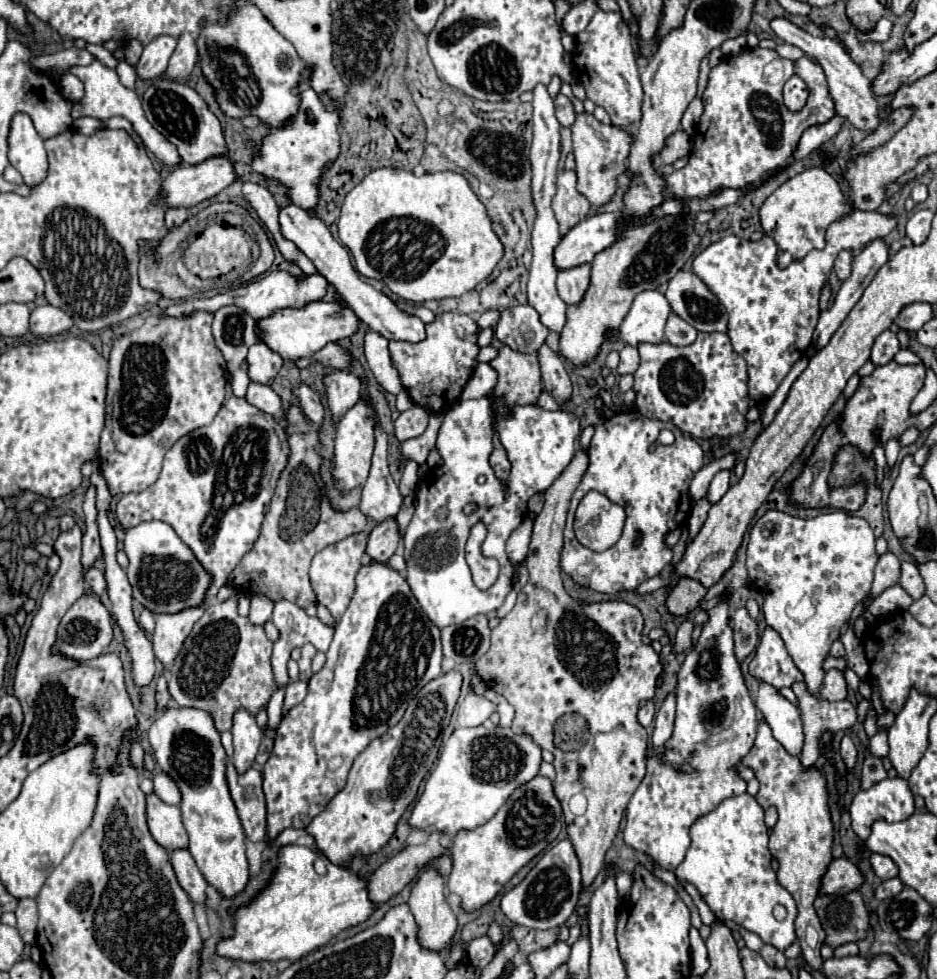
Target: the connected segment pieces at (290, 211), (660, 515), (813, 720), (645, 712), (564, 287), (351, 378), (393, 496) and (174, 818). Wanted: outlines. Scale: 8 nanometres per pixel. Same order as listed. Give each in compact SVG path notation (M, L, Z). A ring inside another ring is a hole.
M289 203L279 211L279 223L281 223L283 237L291 239L299 247L299 251L305 253L315 263L317 271L327 279L329 285L333 285L341 293L341 297L347 301L347 305L355 311L355 315L365 325L385 335L385 339L397 339L397 341L409 341L409 343L417 343L425 339L425 323L415 315L401 311L383 291L375 289L369 281L361 279L351 265L347 249L333 239L327 225L319 217L311 217L307 215L307 211L301 211L299 207L293 207L293 203Z
M629 409L629 411L621 411L615 413L613 417L601 421L595 427L595 435L591 439L589 445L589 469L583 475L583 483L577 487L577 491L573 493L571 499L571 507L567 513L567 525L565 525L565 545L563 545L563 555L561 555L561 569L579 585L589 587L593 591L601 591L607 595L615 595L615 593L623 593L623 591L633 591L639 583L659 575L663 571L663 567L667 567L671 563L673 551L665 545L665 537L669 531L681 527L687 523L689 519L689 511L691 511L691 495L689 495L689 483L695 477L695 473L703 467L703 449L699 447L699 443L691 437L683 437L683 433L671 425L671 423L663 423L657 419L649 419L645 415L641 415L637 409ZM661 429L669 429L675 433L675 443L673 445L657 445L657 451L649 451L649 445L657 441L657 435ZM589 491L599 491L605 497L609 497L609 501L621 505L627 511L627 521L623 527L623 535L621 539L607 551L603 553L595 553L587 547L583 547L577 541L573 529L575 512L579 501L583 499L583 495L587 495Z
M793 683L793 693L797 695L797 707L803 721L805 745L801 751L801 763L811 767L819 757L819 739L825 731L837 733L849 729L857 723L857 711L849 701L831 703L813 695L805 683Z
M647 701L647 705L643 709L639 709L639 723L643 727L649 727L653 723L653 717L655 717L655 703Z
M583 263L571 269L559 269L557 291L565 303L579 303L589 287L591 263Z
M353 371L329 373L323 377L323 385L333 421L339 421L361 399L361 381Z
M375 419L375 449L371 457L371 473L361 491L359 511L375 523L383 523L397 515L403 497L387 467L387 435Z
M157 795L147 797L147 823L153 839L165 849L187 847L187 833L181 823L181 809L163 803Z

